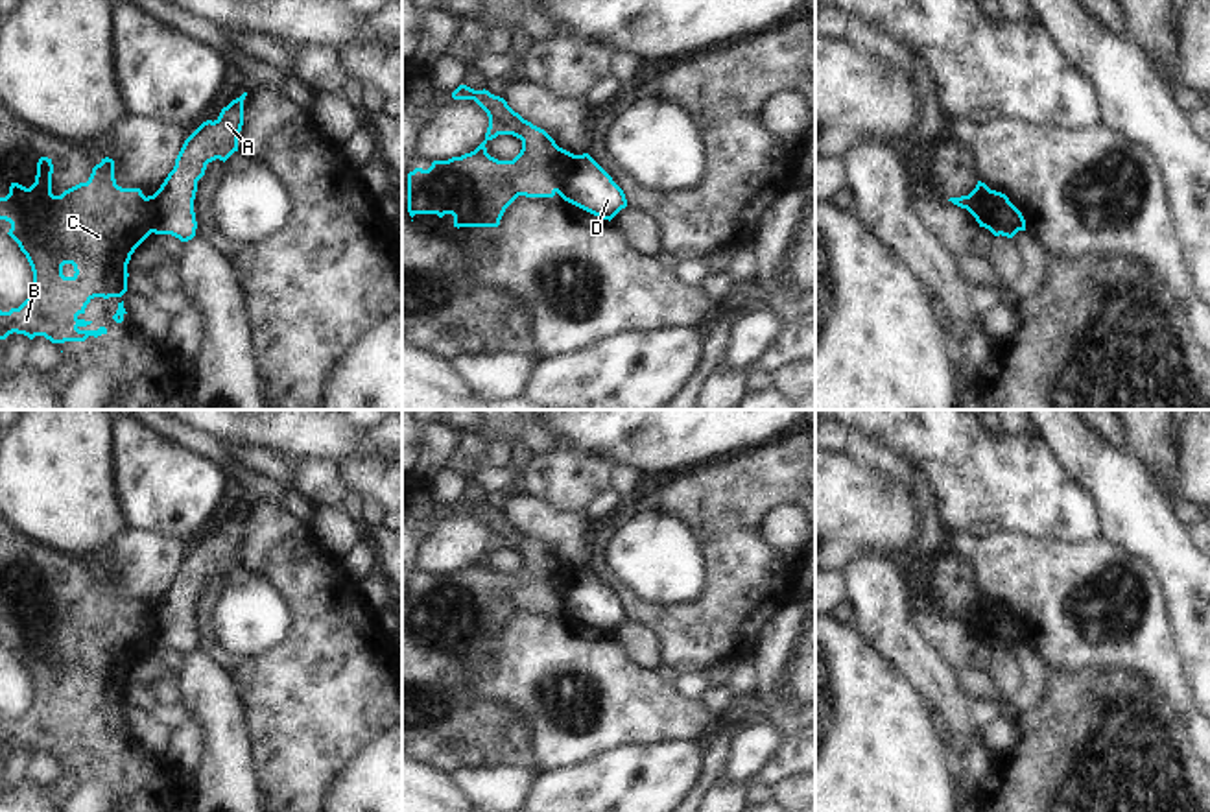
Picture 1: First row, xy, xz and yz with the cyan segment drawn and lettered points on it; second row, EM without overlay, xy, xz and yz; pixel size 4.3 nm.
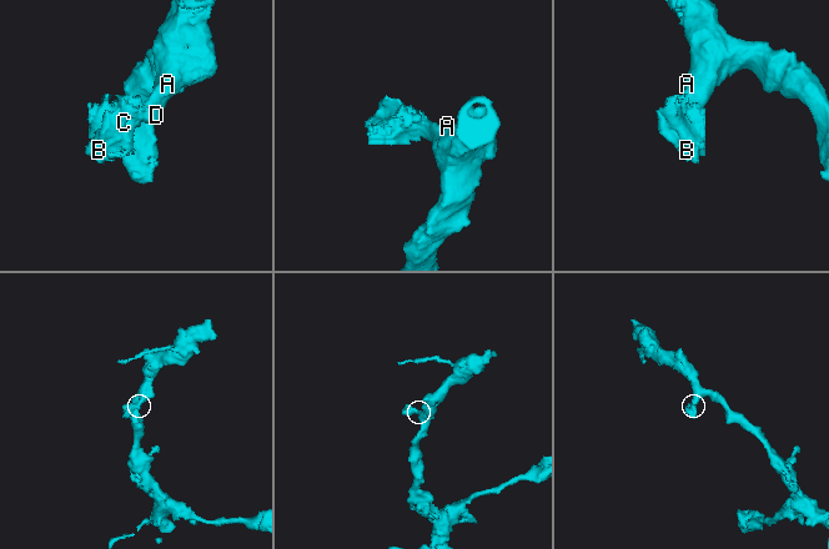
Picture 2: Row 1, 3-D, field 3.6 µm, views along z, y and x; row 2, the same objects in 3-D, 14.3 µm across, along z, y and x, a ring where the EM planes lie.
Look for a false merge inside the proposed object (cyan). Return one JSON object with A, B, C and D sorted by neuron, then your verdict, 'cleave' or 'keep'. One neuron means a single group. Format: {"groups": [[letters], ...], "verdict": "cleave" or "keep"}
{"groups": [["A", "D"], ["B", "C"]], "verdict": "cleave"}

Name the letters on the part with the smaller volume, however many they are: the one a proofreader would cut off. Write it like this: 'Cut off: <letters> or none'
Cut off: B, C.

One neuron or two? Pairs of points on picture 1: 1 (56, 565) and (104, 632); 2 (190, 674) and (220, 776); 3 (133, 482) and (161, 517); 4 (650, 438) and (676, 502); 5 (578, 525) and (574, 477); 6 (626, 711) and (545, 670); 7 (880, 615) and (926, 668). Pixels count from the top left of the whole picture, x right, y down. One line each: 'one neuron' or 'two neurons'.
1: one neuron
2: one neuron
3: one neuron
4: two neurons
5: two neurons
6: one neuron
7: one neuron

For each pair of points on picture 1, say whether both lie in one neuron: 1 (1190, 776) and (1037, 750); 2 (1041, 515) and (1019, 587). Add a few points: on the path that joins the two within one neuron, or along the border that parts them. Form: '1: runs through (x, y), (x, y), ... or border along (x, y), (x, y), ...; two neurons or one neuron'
1: runs through (1151, 776), (1133, 776), (1122, 764), (1076, 764); one neuron
2: border along (991, 532), (1020, 532), (1076, 545); two neurons

